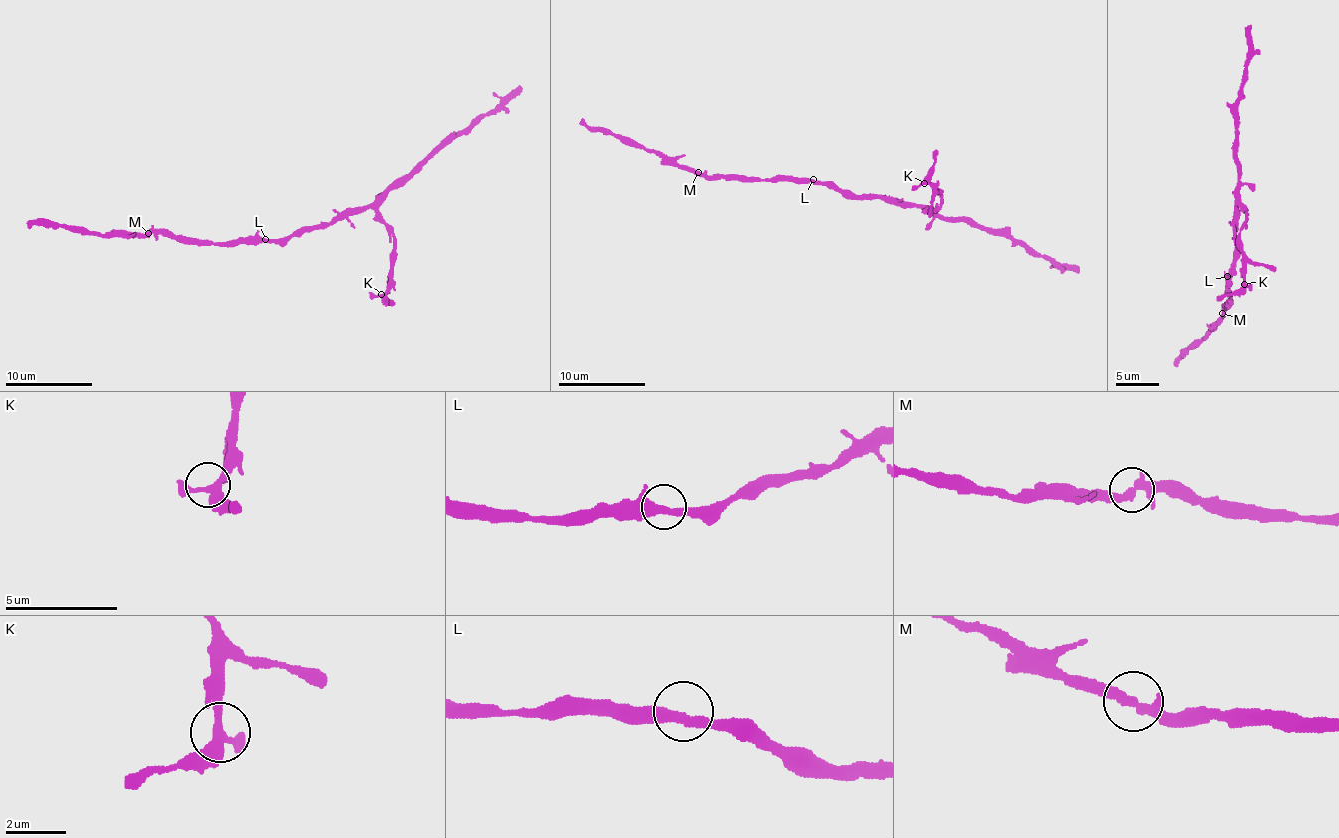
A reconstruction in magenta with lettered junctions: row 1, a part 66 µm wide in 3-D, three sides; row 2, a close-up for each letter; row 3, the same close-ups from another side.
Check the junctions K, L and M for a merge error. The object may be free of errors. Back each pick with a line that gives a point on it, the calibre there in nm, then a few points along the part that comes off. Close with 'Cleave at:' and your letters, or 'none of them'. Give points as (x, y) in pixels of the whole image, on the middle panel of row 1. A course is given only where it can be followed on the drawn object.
Cleave at: none of them

